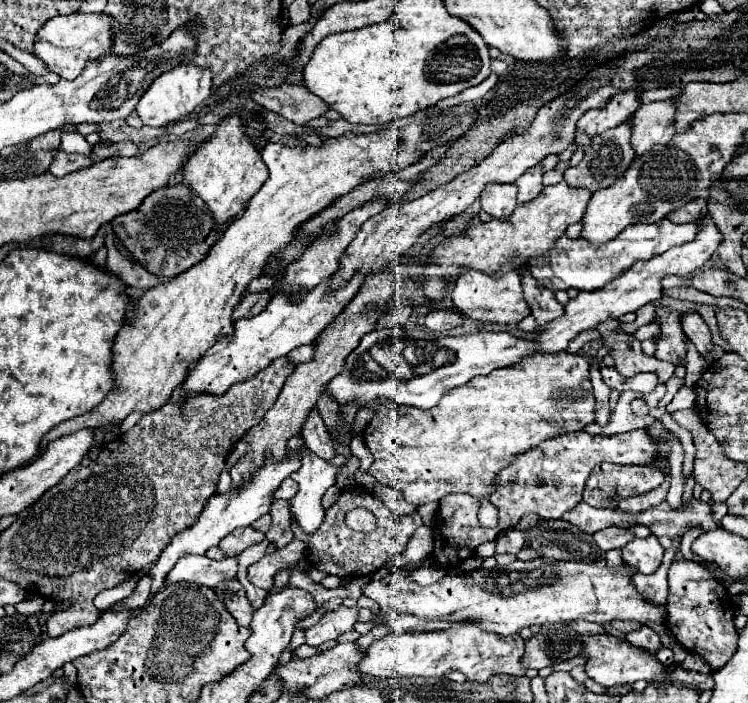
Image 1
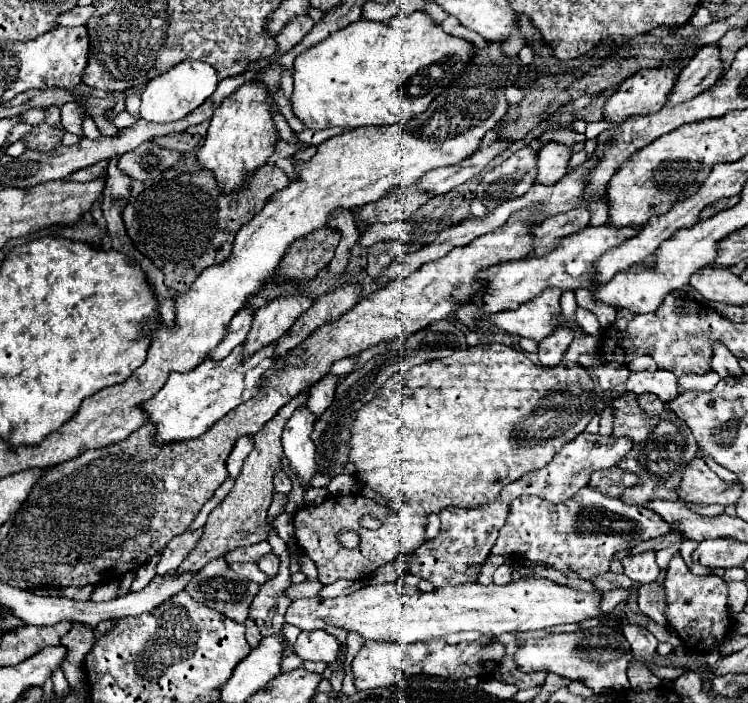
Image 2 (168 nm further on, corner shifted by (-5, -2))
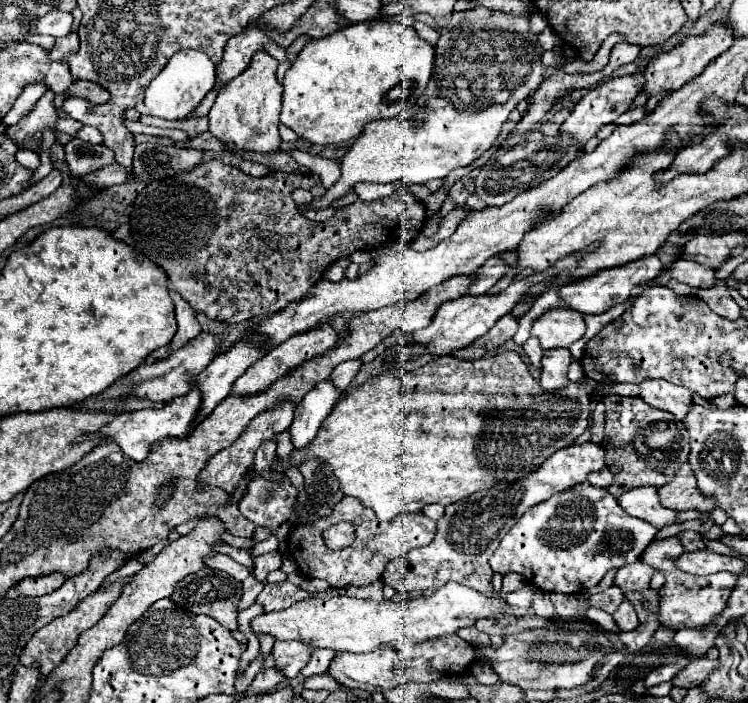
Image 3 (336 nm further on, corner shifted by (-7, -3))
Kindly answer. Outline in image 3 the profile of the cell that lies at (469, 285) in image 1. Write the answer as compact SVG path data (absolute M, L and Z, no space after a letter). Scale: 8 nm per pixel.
M550 308L532 322L532 336L536 336L540 340L540 346L544 350L560 348L560 346L568 348L570 344L580 340L584 334L586 334L586 324L584 324L582 314L576 310L568 310L568 308Z

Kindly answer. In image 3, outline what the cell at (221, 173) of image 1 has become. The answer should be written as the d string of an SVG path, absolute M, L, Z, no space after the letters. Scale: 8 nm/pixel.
M256 52L250 66L220 90L212 110L208 112L208 120L210 132L228 152L248 150L270 154L280 150L282 138L278 134L278 116L282 108L282 86L276 80L276 68L278 62L268 52Z

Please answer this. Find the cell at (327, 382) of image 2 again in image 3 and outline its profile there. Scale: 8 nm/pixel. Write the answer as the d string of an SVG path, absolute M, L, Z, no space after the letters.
M350 360L340 364L332 374L330 374L330 382L336 384L336 388L342 392L348 388L348 384L352 382L352 378L356 376L356 372L360 370L360 360Z

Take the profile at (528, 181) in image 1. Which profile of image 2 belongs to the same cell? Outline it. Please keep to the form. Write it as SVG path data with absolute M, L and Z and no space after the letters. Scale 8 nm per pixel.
M550 141L538 151L538 179L540 185L554 185L558 179L562 179L568 169L568 161L572 157L570 147Z

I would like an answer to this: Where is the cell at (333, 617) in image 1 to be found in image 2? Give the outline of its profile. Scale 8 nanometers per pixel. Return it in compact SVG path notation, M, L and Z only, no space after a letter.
M302 631L294 643L294 653L302 661L334 661L336 639L326 631Z

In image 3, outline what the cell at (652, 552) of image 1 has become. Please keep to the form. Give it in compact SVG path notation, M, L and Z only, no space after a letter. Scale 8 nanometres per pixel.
M638 560L634 564L618 568L614 584L620 586L622 592L628 592L628 590L648 590L652 574L654 574L654 568L648 566L642 560Z

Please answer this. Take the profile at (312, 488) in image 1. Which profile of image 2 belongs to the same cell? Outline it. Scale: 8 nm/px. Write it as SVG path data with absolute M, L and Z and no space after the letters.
M300 405L282 433L284 455L290 459L302 485L308 485L316 475L316 447L310 439L314 423L316 415L306 405Z

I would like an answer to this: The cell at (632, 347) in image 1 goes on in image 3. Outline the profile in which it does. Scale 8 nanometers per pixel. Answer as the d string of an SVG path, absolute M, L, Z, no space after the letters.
M646 378L640 382L640 398L652 408L666 410L674 414L674 418L682 420L692 402L692 392L660 378L658 380Z

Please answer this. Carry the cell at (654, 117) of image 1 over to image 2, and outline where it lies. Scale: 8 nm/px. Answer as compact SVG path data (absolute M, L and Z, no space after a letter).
M712 43L702 47L686 65L686 69L680 73L670 97L668 107L680 105L696 97L698 93L710 89L710 85L716 85L718 79L724 75L726 67L720 57L720 45Z

